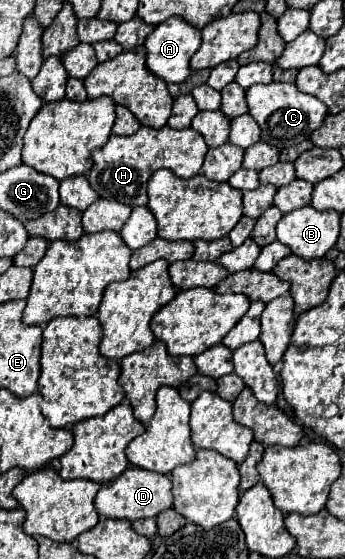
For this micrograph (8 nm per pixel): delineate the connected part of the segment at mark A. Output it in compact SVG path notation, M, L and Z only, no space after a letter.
M170 17L166 23L160 23L146 39L146 67L152 75L162 77L166 83L182 83L190 75L190 57L198 51L200 47L200 31L190 27L186 21L180 17Z

